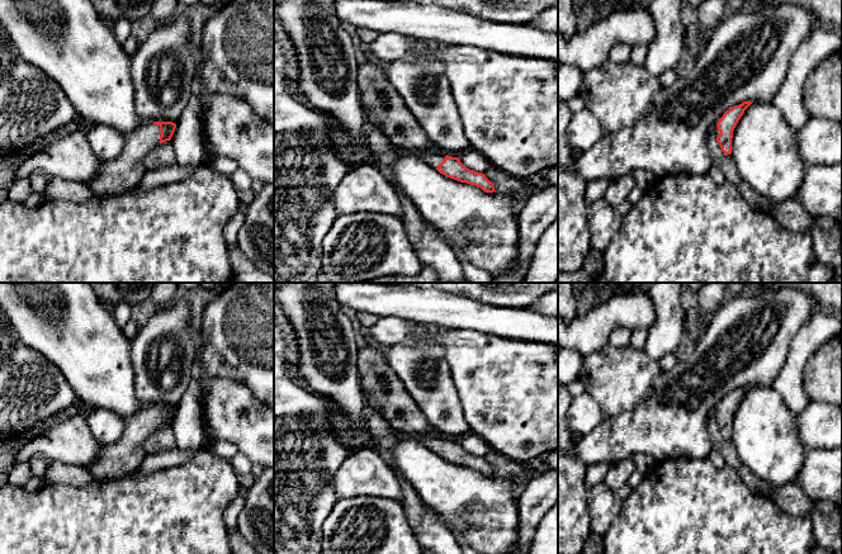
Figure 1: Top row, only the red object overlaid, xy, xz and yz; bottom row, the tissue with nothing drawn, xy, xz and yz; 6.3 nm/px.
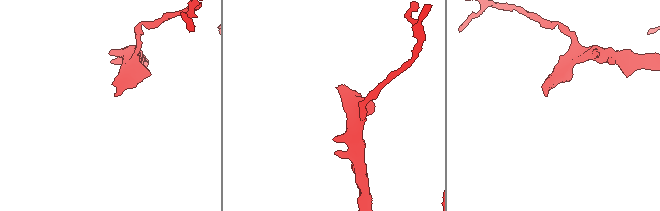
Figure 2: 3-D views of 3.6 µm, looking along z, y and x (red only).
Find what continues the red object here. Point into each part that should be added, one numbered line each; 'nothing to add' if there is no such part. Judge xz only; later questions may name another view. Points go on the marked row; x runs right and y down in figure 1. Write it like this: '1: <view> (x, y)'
nothing to add

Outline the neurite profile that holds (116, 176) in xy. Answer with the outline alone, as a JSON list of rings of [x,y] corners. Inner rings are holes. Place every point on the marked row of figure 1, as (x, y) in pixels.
[[[142,123],[141,127],[126,136],[120,155],[101,162],[98,175],[86,188],[98,195],[123,194],[138,186],[146,174],[145,157],[160,143],[160,126]]]

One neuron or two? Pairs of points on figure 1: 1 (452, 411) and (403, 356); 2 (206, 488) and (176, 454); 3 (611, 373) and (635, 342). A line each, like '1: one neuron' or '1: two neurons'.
1: one neuron
2: two neurons
3: two neurons

